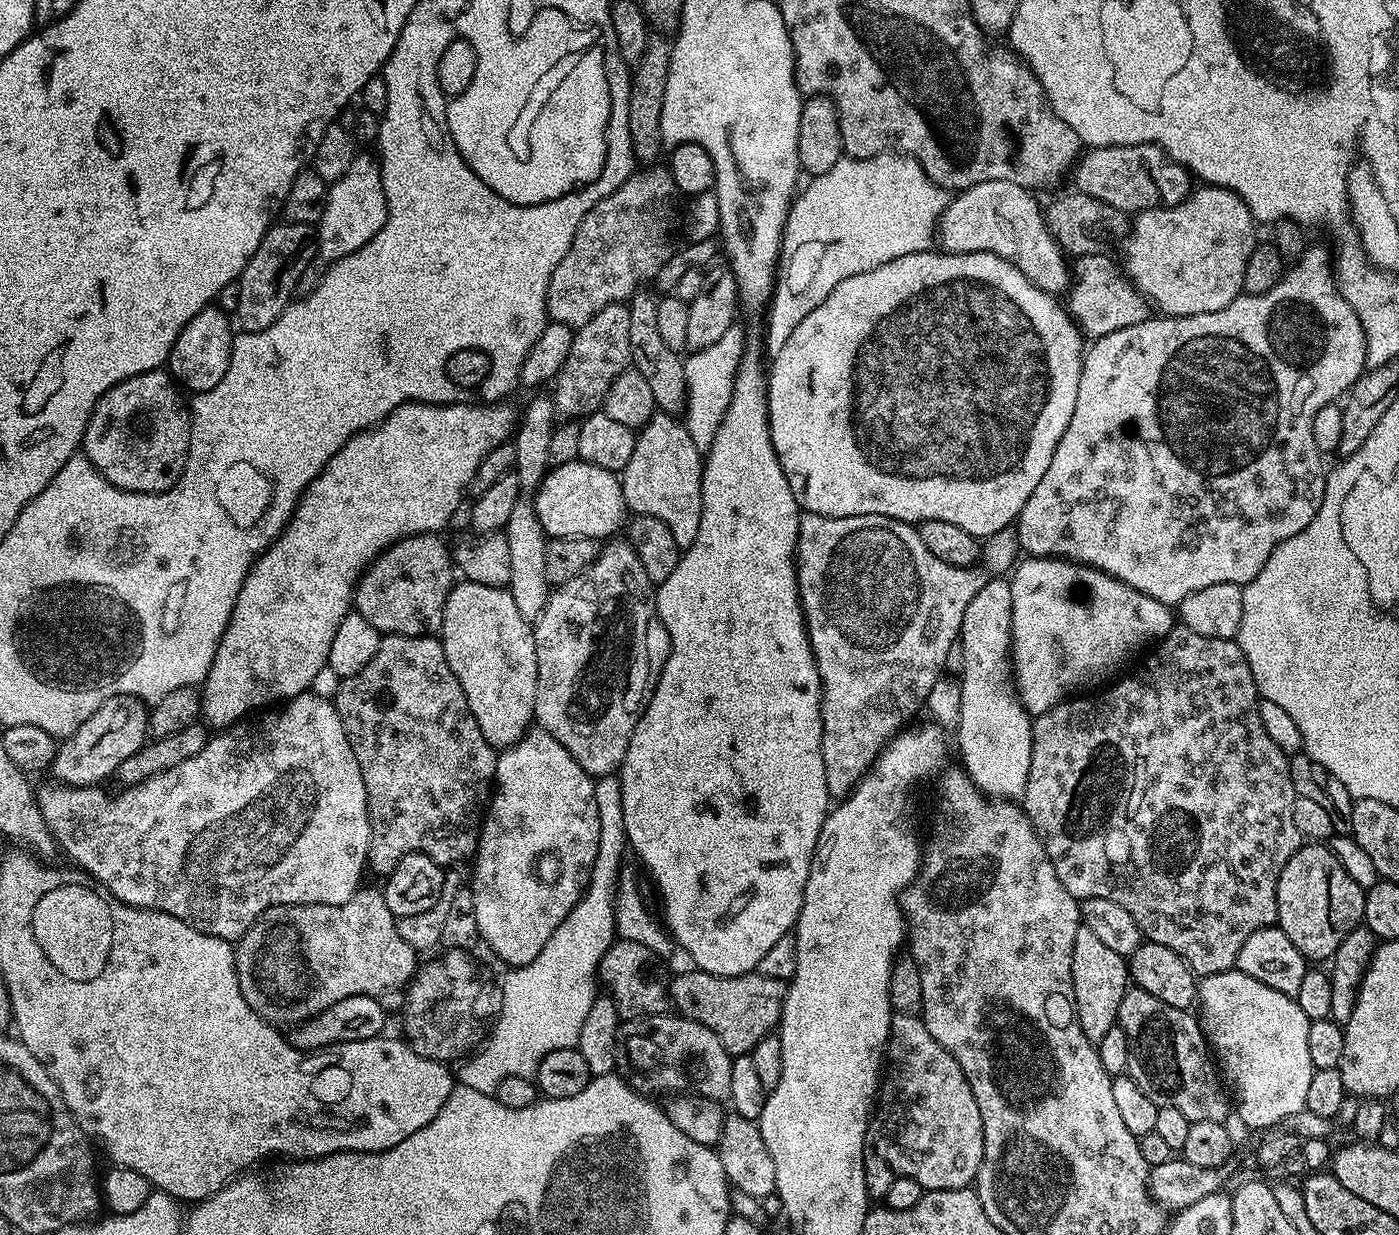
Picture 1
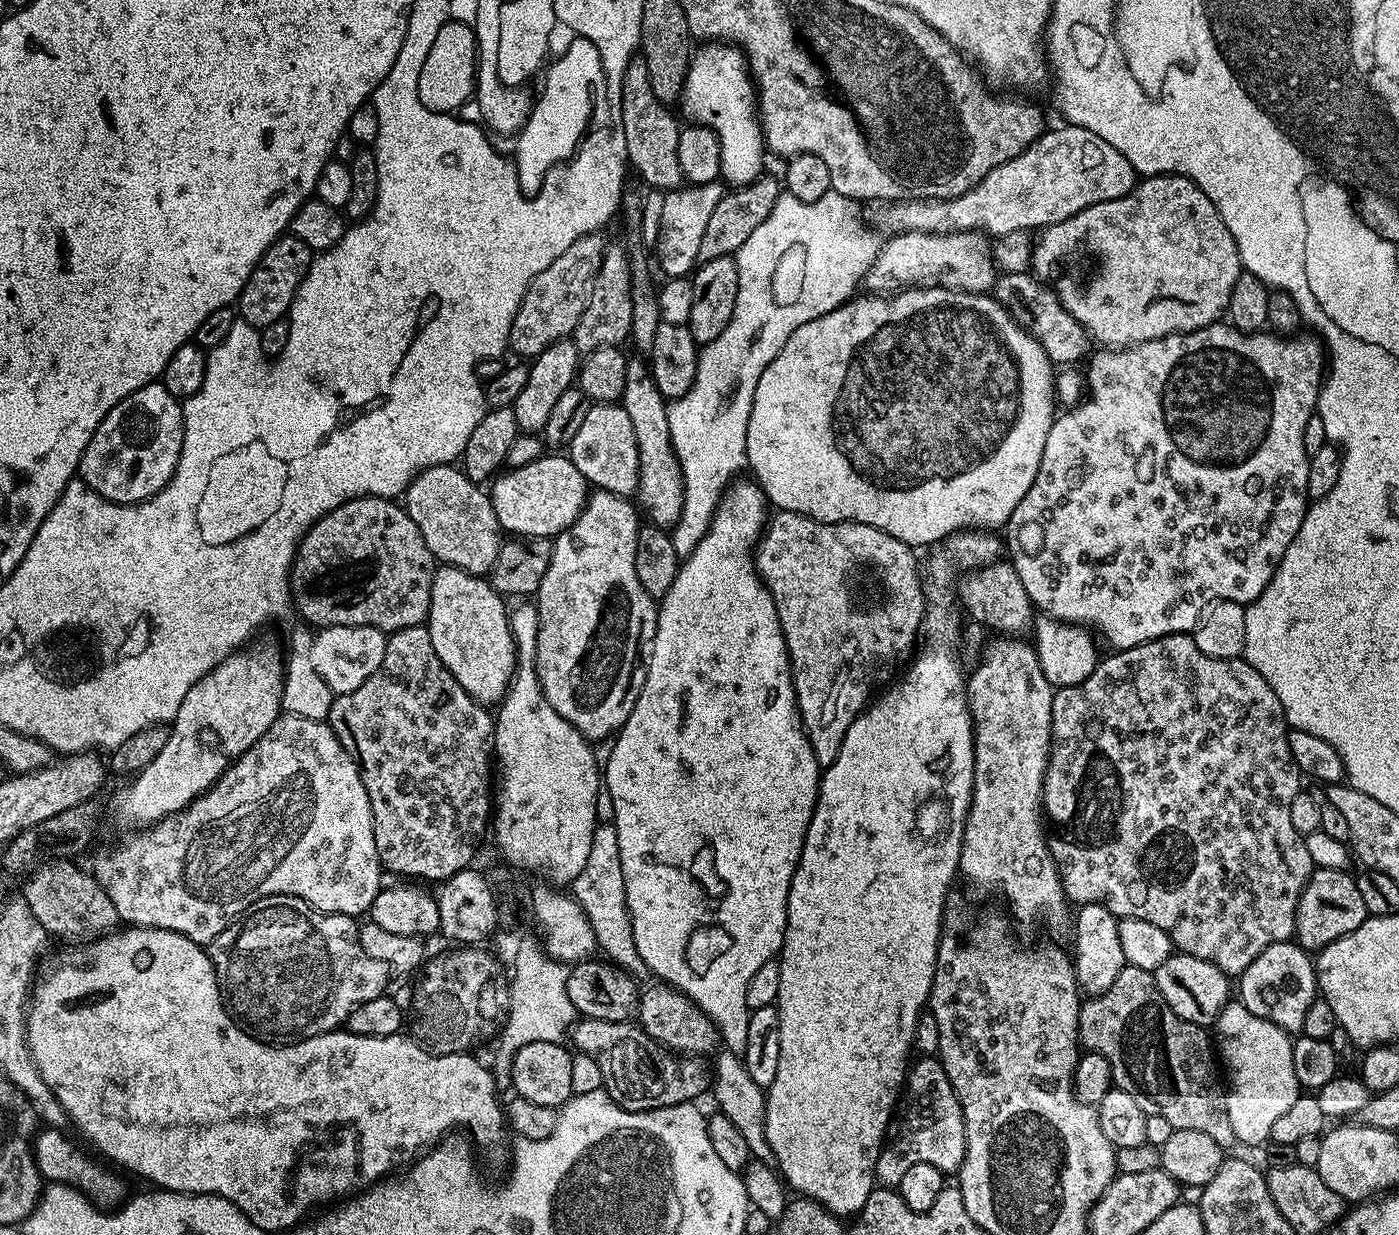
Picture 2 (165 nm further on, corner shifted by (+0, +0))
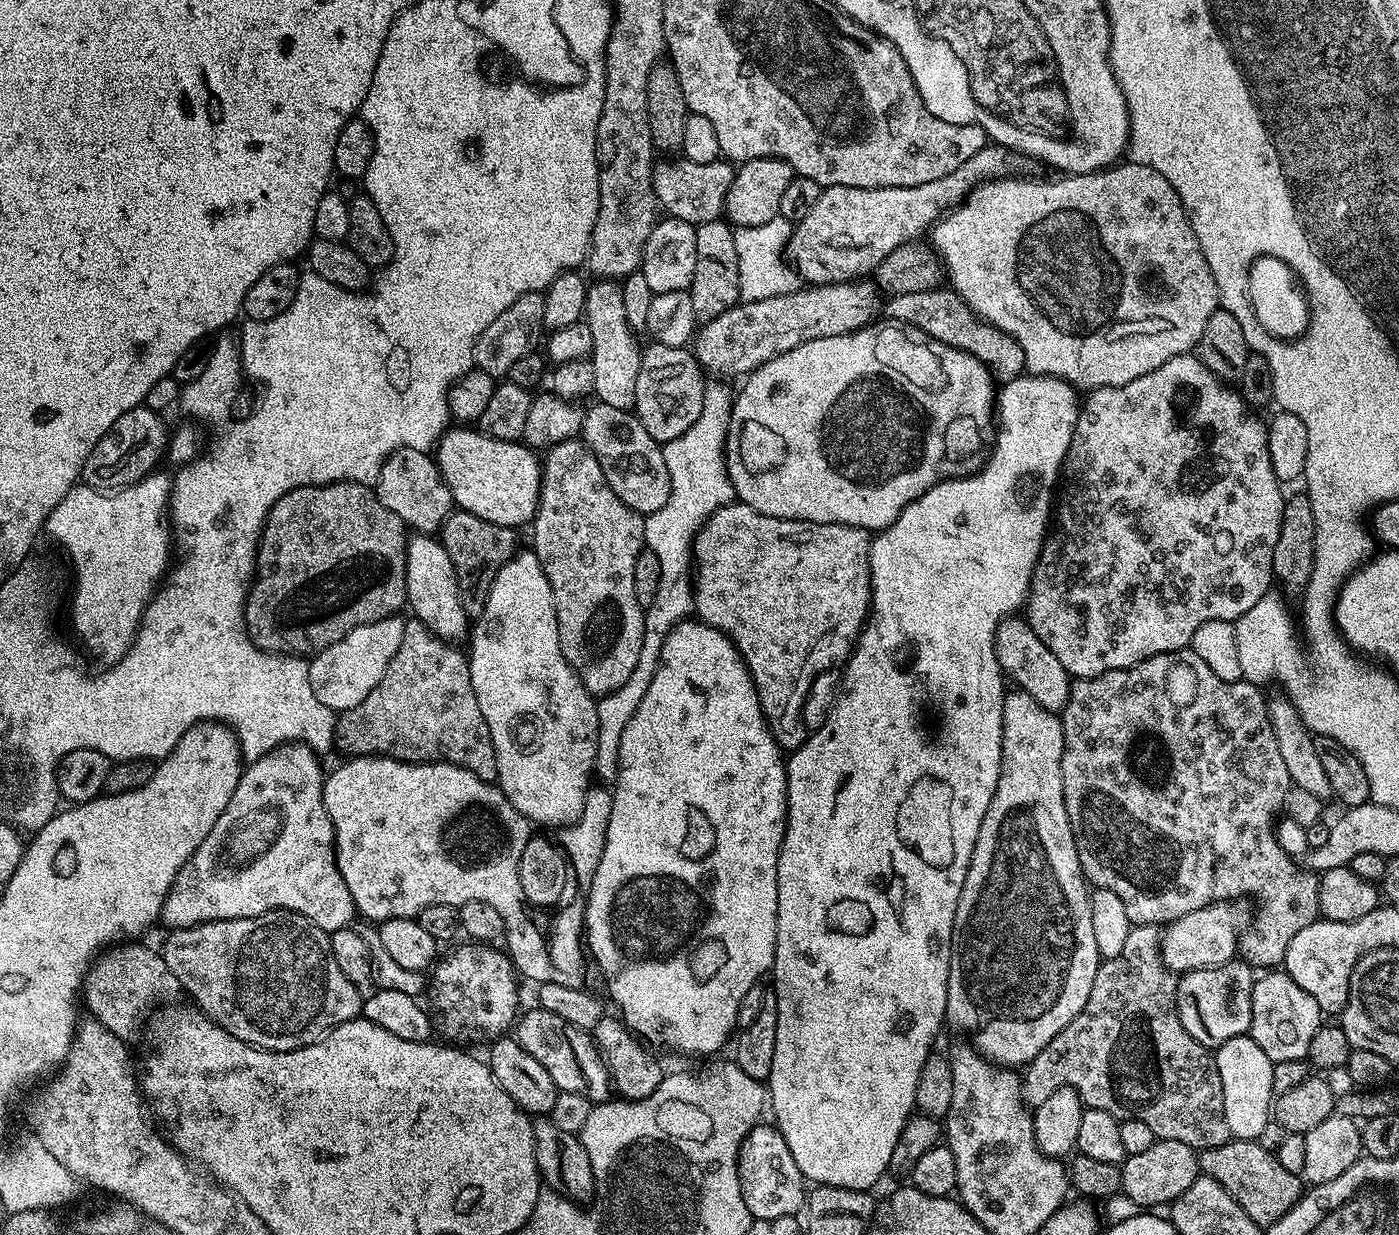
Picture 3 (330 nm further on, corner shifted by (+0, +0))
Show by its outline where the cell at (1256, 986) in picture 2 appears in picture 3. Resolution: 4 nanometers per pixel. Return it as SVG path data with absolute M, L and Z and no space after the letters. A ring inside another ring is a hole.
M1268 970L1261 976L1264 977L1261 980L1259 977L1252 985L1252 1040L1258 1042L1258 1046L1262 1046L1266 1058L1270 1058L1273 1065L1291 1060L1304 1060L1310 1050L1310 1042L1322 1023L1318 1002L1314 1002L1314 998L1310 998L1310 994L1306 994L1306 990L1302 990L1302 986L1298 986L1298 982L1283 970Z

